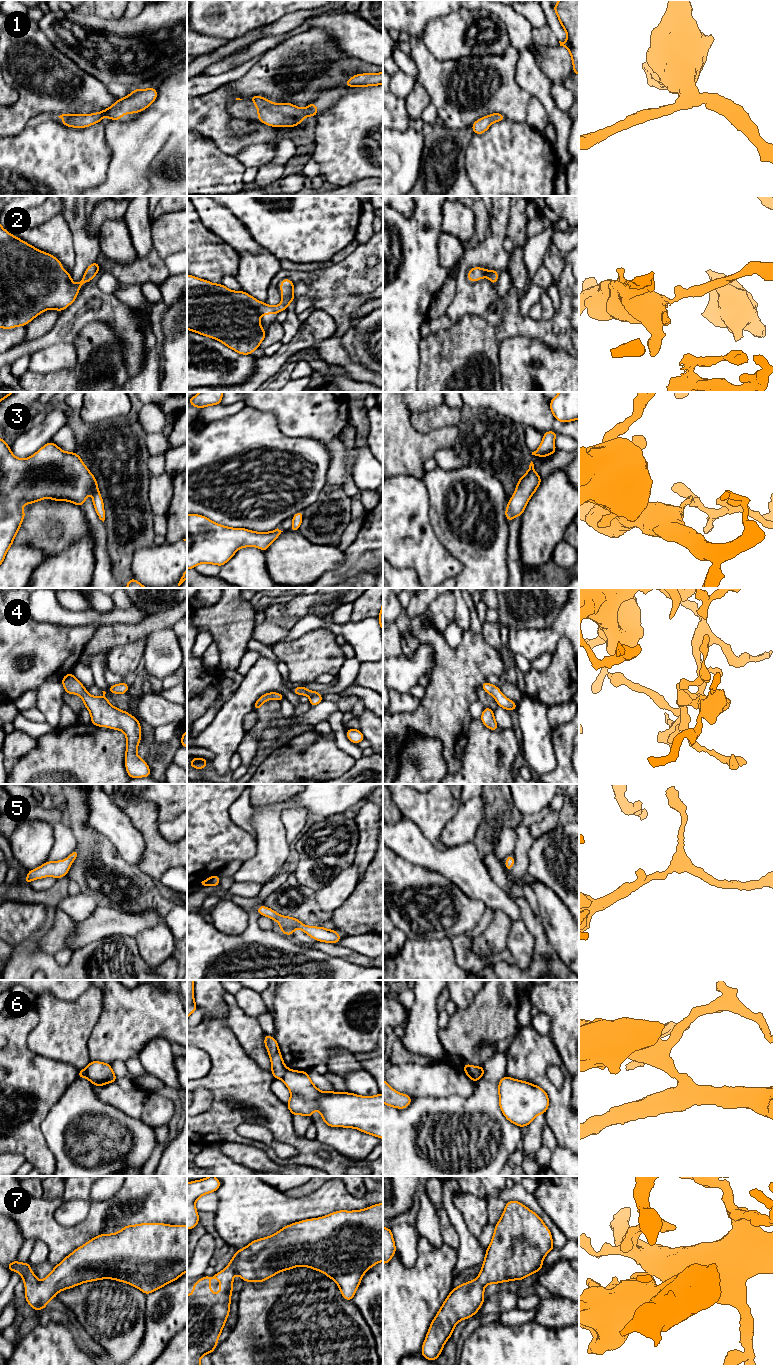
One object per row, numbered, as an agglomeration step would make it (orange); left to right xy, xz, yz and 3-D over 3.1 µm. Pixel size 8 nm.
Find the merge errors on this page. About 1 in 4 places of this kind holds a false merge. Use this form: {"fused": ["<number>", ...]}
{"fused": ["6"]}

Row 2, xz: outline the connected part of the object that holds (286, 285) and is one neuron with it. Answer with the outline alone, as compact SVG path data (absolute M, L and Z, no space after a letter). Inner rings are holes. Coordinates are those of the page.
M187 274L187 329L250 355L267 334L260 326L260 316L277 315L295 299L292 280L281 280L280 290L282 302L270 306L242 290L232 291Z

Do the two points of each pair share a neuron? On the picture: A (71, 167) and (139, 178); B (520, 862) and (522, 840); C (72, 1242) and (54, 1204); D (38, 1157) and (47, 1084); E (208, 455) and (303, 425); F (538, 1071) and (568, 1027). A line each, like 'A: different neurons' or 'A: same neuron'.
A: different neurons
B: same neuron
C: same neuron
D: same neuron
E: different neurons
F: different neurons

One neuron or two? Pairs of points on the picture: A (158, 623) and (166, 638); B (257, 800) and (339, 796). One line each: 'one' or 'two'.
A: two
B: two

